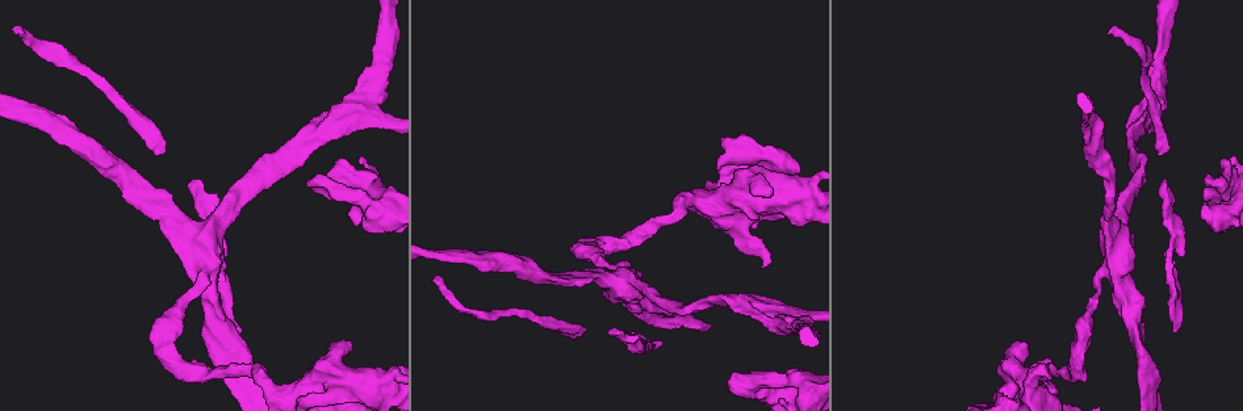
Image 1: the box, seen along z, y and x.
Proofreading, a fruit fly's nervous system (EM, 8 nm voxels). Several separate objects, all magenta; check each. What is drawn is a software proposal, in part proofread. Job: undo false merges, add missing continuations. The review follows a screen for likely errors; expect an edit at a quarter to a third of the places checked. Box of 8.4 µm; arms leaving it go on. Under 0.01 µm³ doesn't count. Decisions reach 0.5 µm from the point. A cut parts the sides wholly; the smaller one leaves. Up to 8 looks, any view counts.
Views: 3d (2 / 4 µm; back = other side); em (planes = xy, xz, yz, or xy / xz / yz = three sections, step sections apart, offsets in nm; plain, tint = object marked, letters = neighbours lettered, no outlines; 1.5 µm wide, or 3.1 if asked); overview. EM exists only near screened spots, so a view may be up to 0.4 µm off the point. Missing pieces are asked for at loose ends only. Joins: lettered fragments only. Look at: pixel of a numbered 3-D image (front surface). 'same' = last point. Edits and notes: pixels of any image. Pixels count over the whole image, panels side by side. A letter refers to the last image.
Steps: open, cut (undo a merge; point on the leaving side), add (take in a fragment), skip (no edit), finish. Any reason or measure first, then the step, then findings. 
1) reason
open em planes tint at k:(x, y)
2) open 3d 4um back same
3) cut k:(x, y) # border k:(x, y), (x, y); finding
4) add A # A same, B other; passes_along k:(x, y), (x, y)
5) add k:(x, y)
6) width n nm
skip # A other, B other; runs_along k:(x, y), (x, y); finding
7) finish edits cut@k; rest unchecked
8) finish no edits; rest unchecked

branch stops here
open em xy step 8 tint at 1:(15, 33)

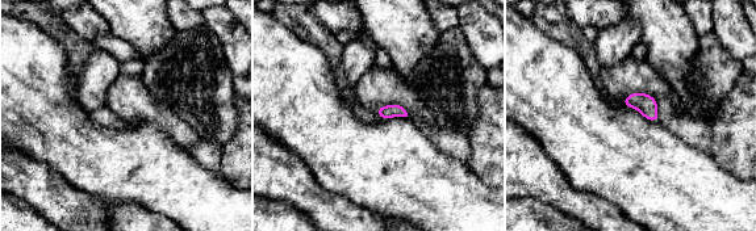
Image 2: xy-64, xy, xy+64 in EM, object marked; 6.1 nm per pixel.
open em planes tint same

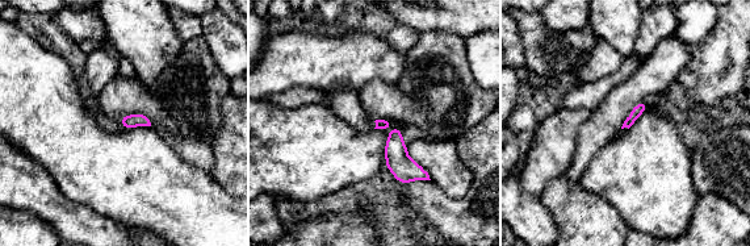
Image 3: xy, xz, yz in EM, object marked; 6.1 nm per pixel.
open em planes letters same

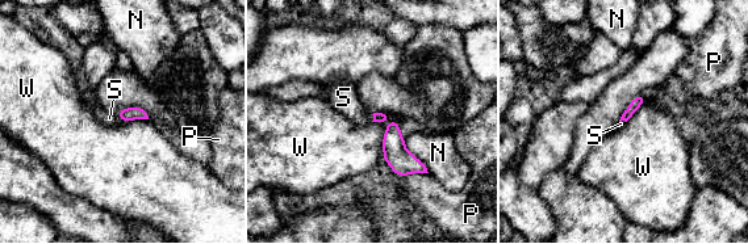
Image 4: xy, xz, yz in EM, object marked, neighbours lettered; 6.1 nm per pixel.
add S # N other, P other, S same, W other; passes_along 4:(125, 114), (117, 117), (109, 118); it goes on there

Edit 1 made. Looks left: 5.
open overview

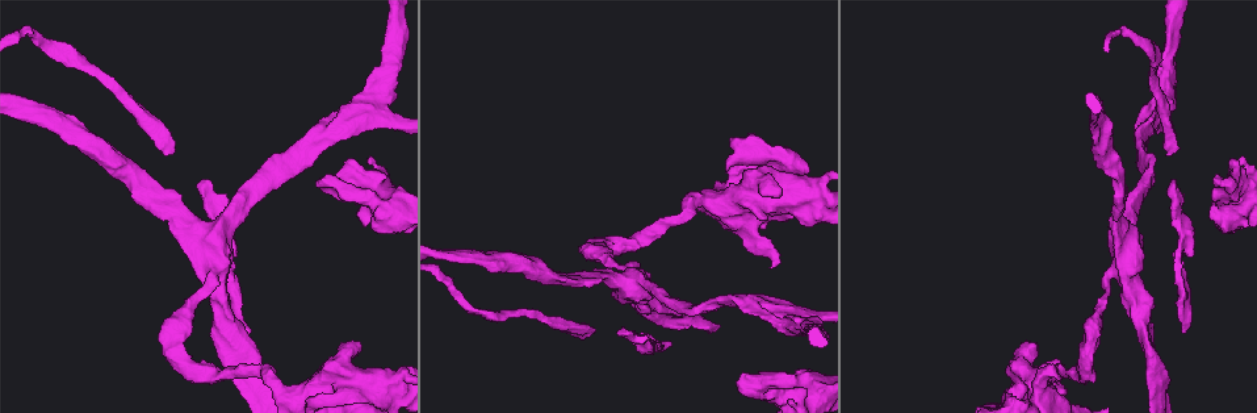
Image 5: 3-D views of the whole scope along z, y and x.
three-way junction
open em planes letters at 5:(1153, 103)

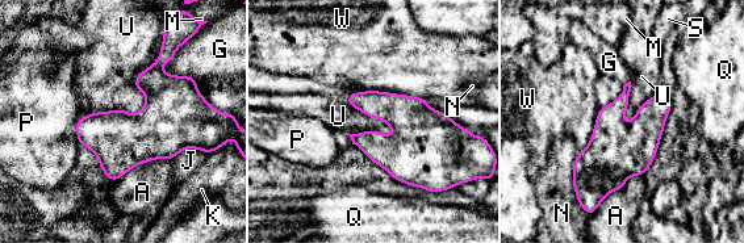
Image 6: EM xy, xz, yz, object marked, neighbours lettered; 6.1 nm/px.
longest_contact U 500 nm
skip # A other, G other, J other, K other, M other, N other, P other, Q other, S other, U other, W other; border 6:(153, 63), (136, 113), (91, 113); continuous, no second neuron

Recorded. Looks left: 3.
finish edits add@4; rest unchecked

